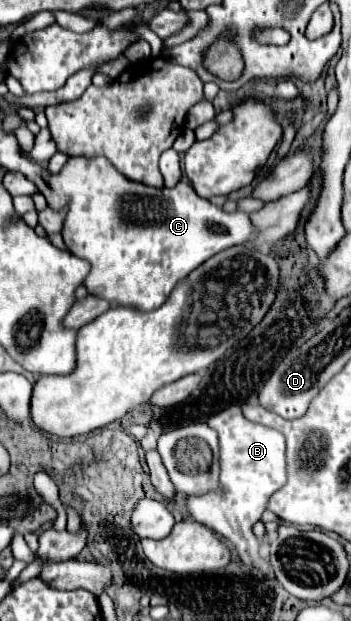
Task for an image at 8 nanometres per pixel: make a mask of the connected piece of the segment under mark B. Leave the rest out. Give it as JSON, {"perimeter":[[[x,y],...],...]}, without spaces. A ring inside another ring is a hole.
{"perimeter":[[[228,407],[224,411],[220,411],[220,415],[214,415],[208,419],[208,425],[218,431],[218,439],[220,439],[220,483],[216,487],[216,491],[206,491],[204,495],[190,495],[184,499],[184,509],[186,513],[194,519],[200,521],[208,527],[212,527],[218,535],[222,535],[224,539],[228,539],[240,553],[242,561],[248,567],[258,569],[260,573],[266,573],[266,565],[262,563],[260,555],[258,555],[258,539],[252,533],[252,527],[256,521],[260,521],[262,513],[266,511],[268,499],[272,497],[274,491],[278,491],[280,487],[284,487],[286,483],[286,443],[284,443],[284,435],[280,435],[280,431],[258,425],[248,421],[242,415],[240,407]]]}

